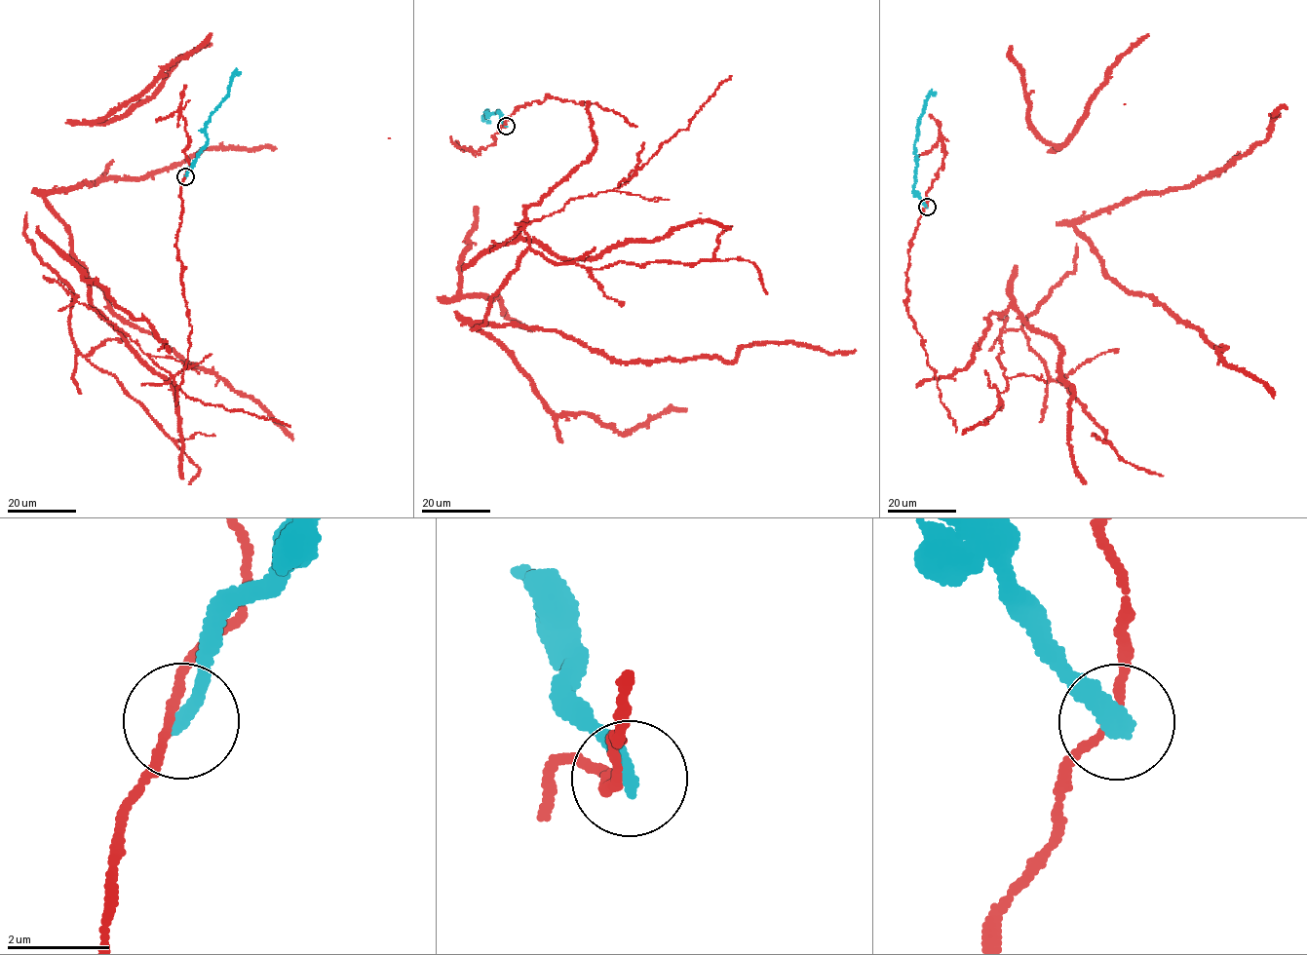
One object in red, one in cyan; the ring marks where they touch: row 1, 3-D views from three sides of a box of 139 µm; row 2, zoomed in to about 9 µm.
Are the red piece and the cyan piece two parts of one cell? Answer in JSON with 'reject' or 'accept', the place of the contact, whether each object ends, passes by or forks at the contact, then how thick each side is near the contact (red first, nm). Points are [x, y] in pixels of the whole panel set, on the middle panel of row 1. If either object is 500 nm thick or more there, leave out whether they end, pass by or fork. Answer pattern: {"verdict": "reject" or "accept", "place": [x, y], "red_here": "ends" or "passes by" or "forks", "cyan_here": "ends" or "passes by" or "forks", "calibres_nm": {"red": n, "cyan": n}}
{"verdict": "reject", "place": [506, 126], "red_here": "passes by", "cyan_here": "ends", "calibres_nm": {"red": 160, "cyan": 360}}

